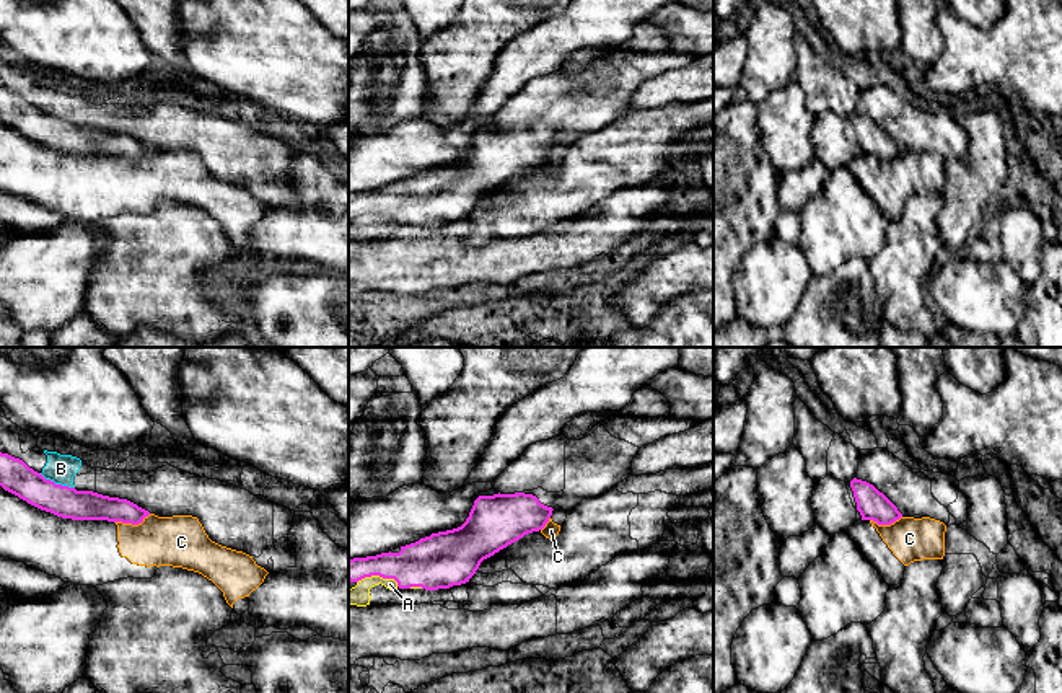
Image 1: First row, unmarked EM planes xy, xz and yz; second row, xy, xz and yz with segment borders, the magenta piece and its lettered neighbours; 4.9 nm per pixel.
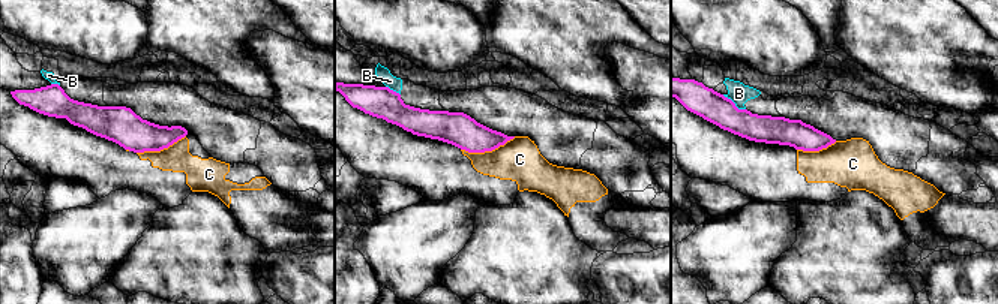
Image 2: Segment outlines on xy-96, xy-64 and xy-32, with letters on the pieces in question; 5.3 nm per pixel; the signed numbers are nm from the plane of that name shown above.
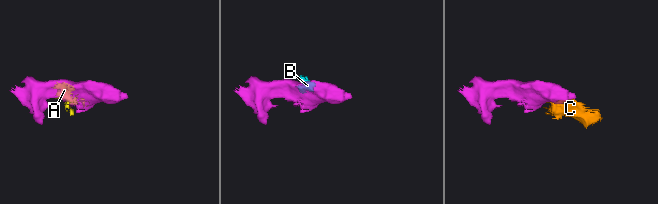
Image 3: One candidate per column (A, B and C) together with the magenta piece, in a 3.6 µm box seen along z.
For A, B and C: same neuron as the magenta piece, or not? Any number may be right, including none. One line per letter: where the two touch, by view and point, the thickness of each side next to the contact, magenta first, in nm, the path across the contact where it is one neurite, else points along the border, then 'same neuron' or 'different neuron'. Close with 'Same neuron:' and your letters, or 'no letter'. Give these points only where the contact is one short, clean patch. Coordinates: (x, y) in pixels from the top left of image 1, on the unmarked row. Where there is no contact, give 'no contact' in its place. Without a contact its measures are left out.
A: meets magenta in xz at (378, 209); 240 nm thick on the magenta side, 100 nm on the other; same neuron
B: meets magenta in xy at (57, 119); 160 nm thick on the magenta side, 140 nm on the other; border along xy (39, 108), (56, 118), (74, 123); different neuron
C: meets magenta in xy at (132, 158); 140 nm thick on the magenta side, 260 nm on the other; border along xy (150, 149), (137, 158), (114, 157); different neuron
Same neuron: A

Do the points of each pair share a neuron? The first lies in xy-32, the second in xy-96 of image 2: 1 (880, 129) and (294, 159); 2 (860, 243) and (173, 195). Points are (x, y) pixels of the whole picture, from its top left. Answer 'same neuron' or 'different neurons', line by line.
1: same neuron
2: different neurons

